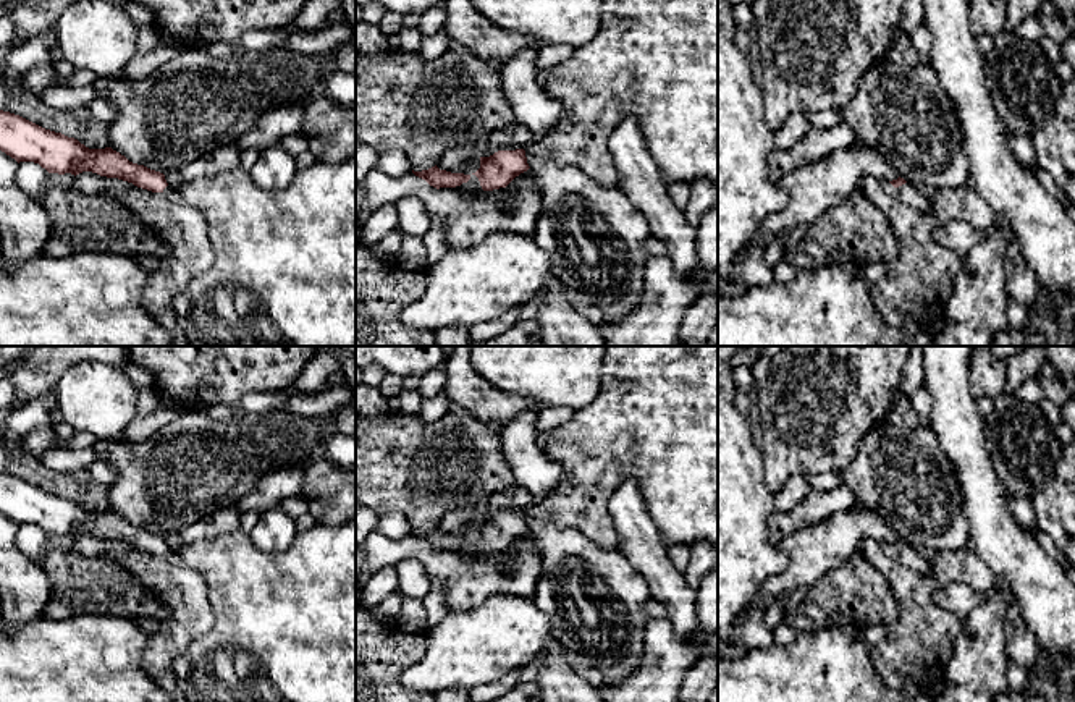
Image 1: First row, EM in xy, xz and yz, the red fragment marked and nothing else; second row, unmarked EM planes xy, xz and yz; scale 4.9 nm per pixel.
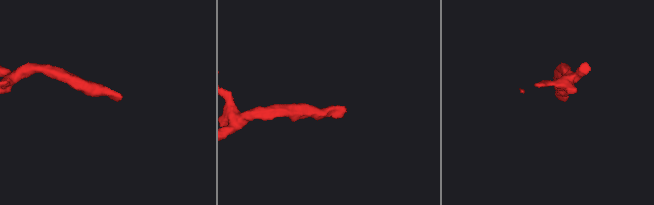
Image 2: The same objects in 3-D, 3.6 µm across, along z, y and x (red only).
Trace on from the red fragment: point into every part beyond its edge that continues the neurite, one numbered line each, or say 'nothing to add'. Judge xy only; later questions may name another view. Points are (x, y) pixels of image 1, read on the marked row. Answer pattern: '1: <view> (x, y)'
1: xy (285, 274)

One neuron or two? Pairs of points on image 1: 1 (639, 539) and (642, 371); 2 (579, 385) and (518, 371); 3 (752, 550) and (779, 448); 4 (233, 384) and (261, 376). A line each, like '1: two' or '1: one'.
1: two
2: one
3: two
4: one

